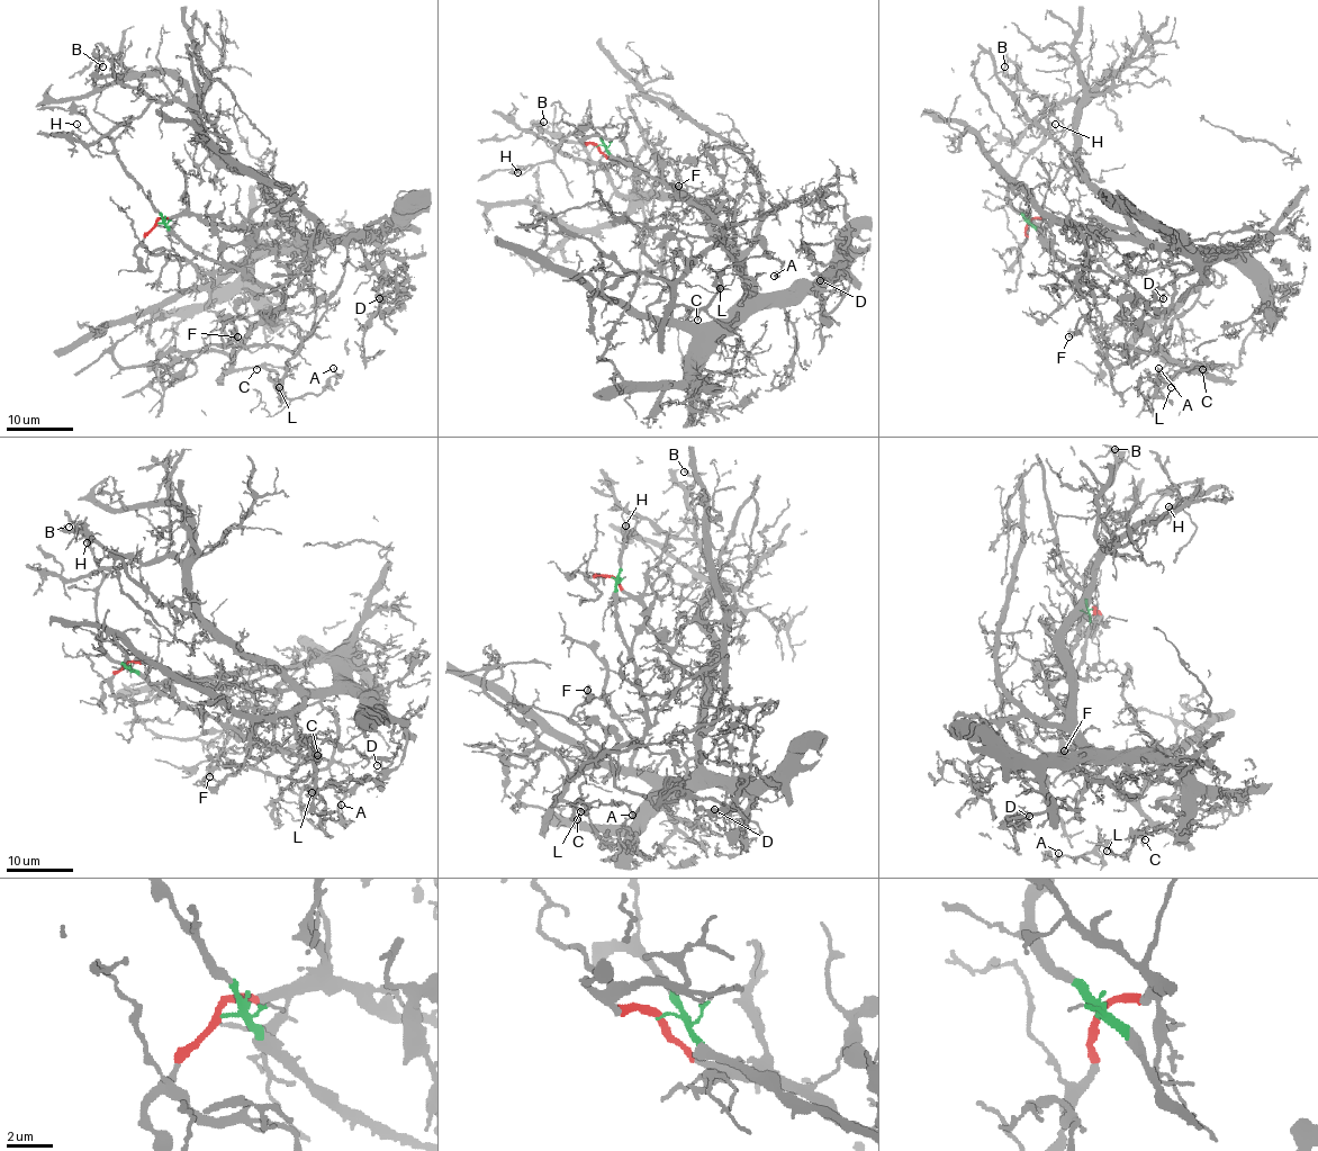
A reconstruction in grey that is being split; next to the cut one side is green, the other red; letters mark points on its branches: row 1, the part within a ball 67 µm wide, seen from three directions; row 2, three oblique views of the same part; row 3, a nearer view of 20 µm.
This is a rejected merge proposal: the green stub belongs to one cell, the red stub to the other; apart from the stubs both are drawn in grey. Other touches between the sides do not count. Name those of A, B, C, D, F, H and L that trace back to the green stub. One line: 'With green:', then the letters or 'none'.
With green: A, C, H, L

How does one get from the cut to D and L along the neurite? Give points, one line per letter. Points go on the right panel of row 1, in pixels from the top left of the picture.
D: (1028, 223), (1097, 217), (1145, 240), (1175, 237), (1194, 270), (1155, 291), (1162, 298)
L: (1028, 223), (1063, 261), (1121, 304), (1167, 352), (1184, 367), (1189, 367), (1171, 379), (1171, 387)

